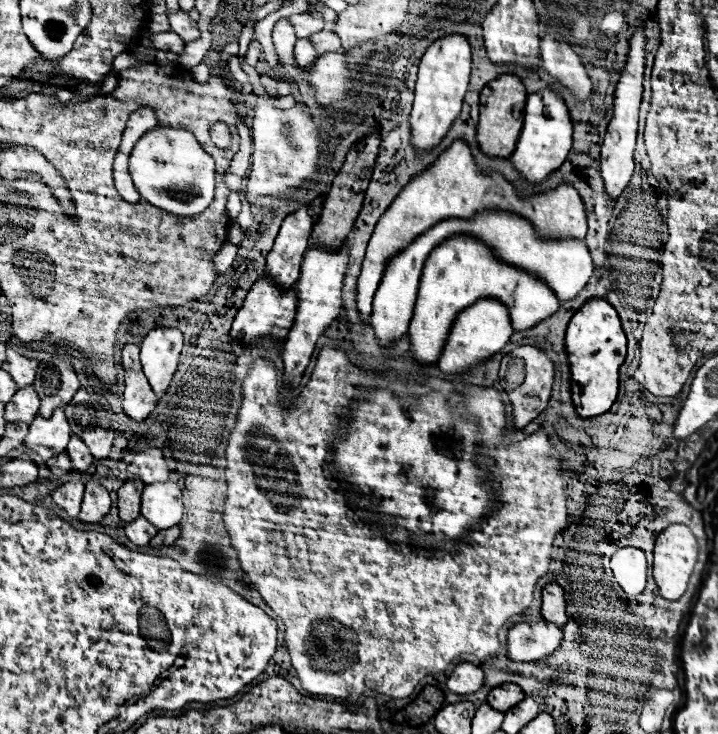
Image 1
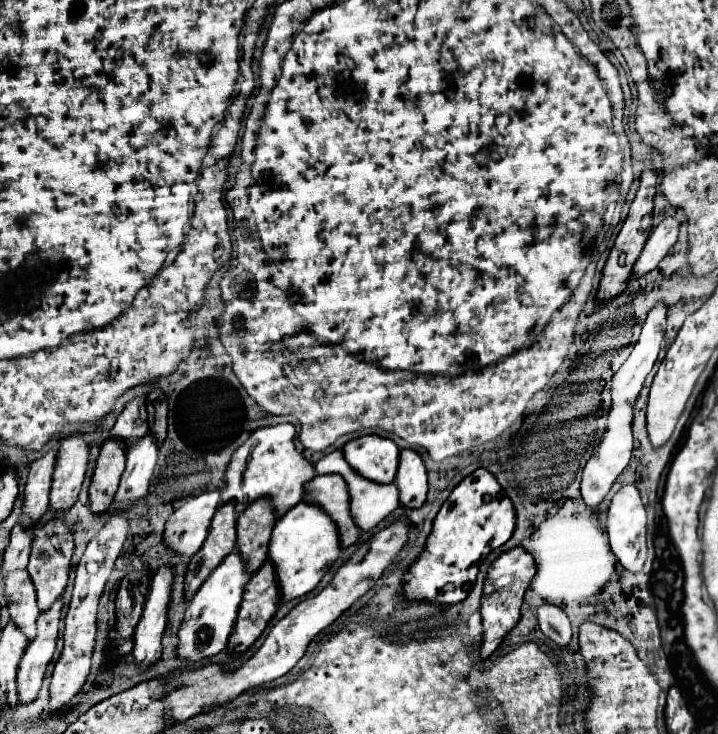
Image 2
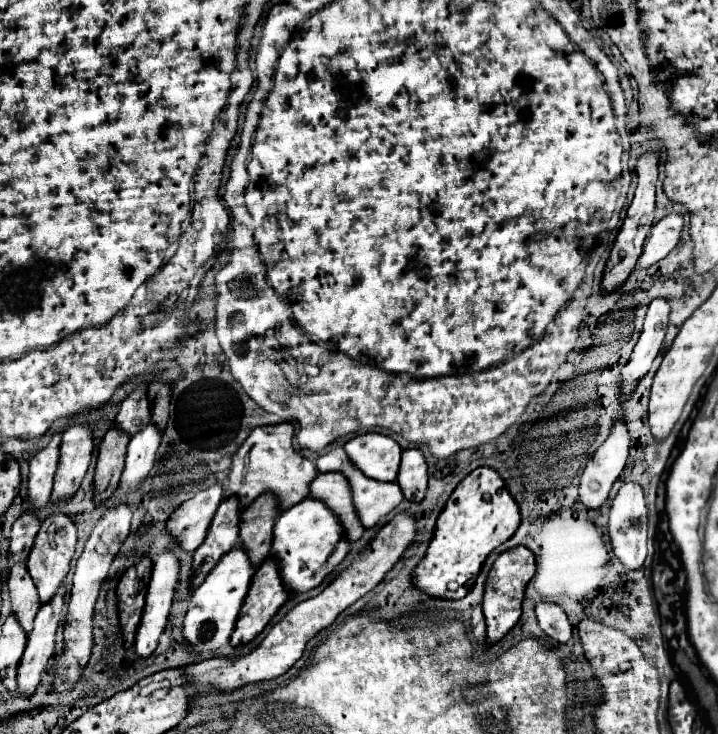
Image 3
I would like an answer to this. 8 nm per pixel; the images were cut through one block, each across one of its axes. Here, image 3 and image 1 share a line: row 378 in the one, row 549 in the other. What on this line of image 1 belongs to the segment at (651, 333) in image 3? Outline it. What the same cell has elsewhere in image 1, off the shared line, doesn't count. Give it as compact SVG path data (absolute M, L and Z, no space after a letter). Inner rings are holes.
M620 548L610 560L612 574L618 586L628 594L636 596L646 586L646 554L638 548Z

